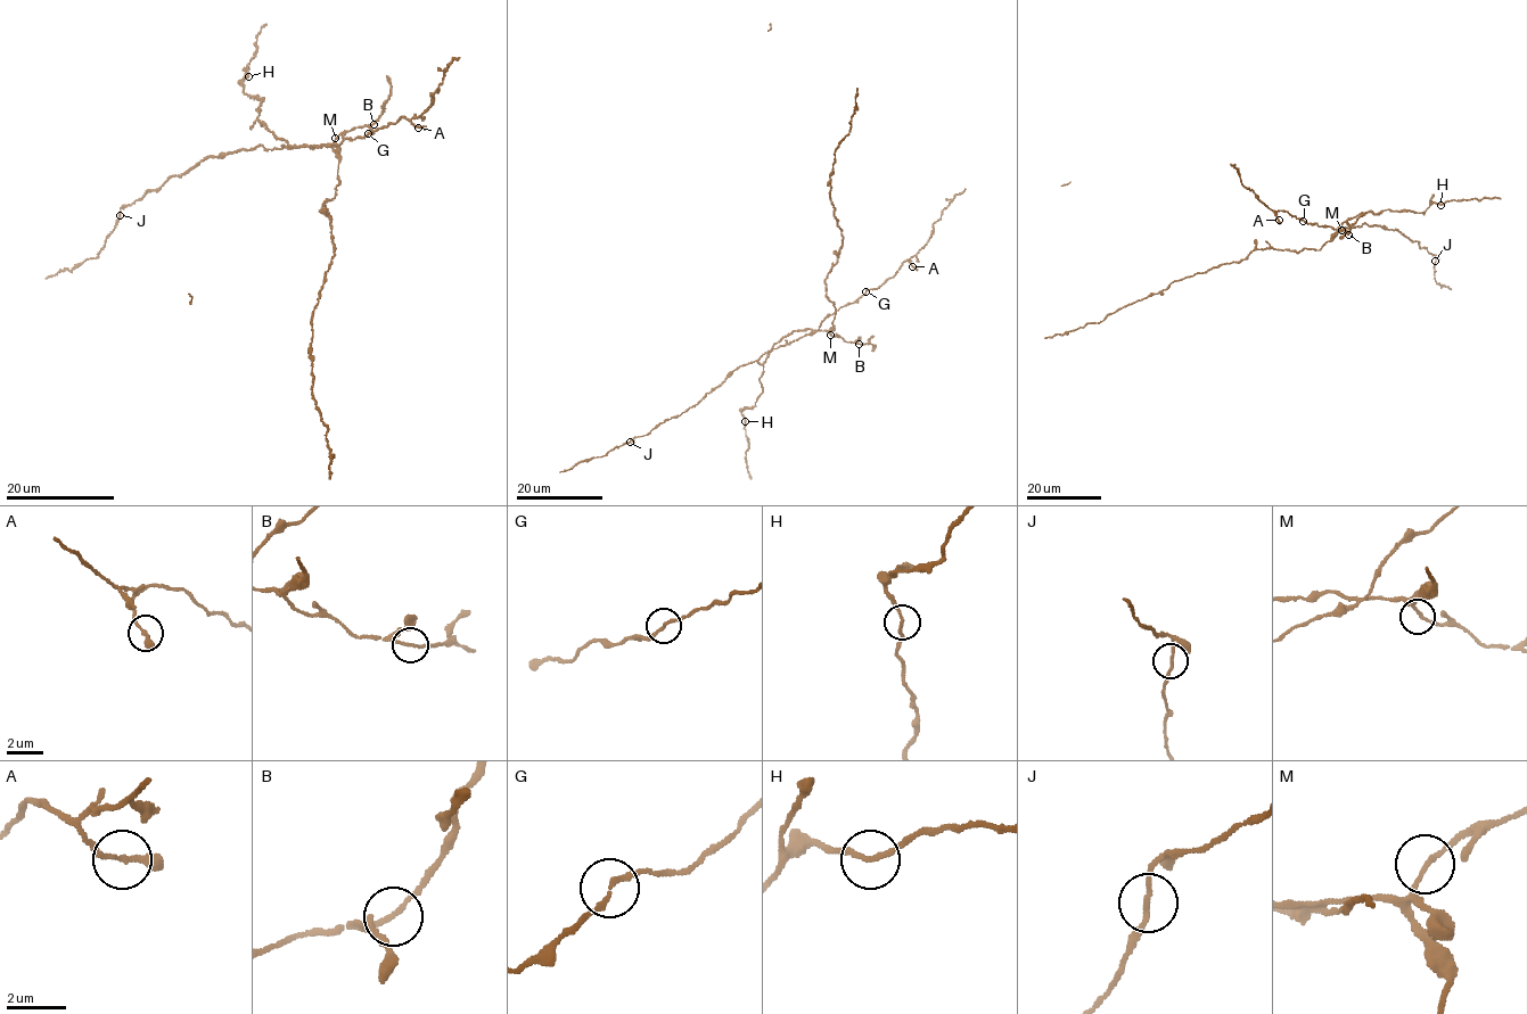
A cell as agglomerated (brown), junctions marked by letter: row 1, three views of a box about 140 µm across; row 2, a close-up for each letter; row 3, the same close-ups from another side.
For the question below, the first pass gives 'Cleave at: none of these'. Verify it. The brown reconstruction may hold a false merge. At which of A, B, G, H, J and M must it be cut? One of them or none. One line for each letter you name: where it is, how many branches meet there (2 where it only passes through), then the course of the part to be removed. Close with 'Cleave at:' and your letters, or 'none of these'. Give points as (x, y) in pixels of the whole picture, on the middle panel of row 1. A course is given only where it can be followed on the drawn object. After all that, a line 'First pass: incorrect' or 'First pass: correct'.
Cleave at: none of these
First pass: correct

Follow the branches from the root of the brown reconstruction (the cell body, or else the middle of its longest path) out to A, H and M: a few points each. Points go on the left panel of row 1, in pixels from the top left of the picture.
A: (335, 192), (341, 180), (339, 159), (329, 145), (322, 145), (320, 147), (362, 138), (402, 116), (418, 128)
H: (335, 192), (335, 151), (273, 135), (257, 117), (263, 98), (244, 91), (248, 76)
M: (335, 192), (341, 180), (339, 159), (333, 148), (335, 138)

